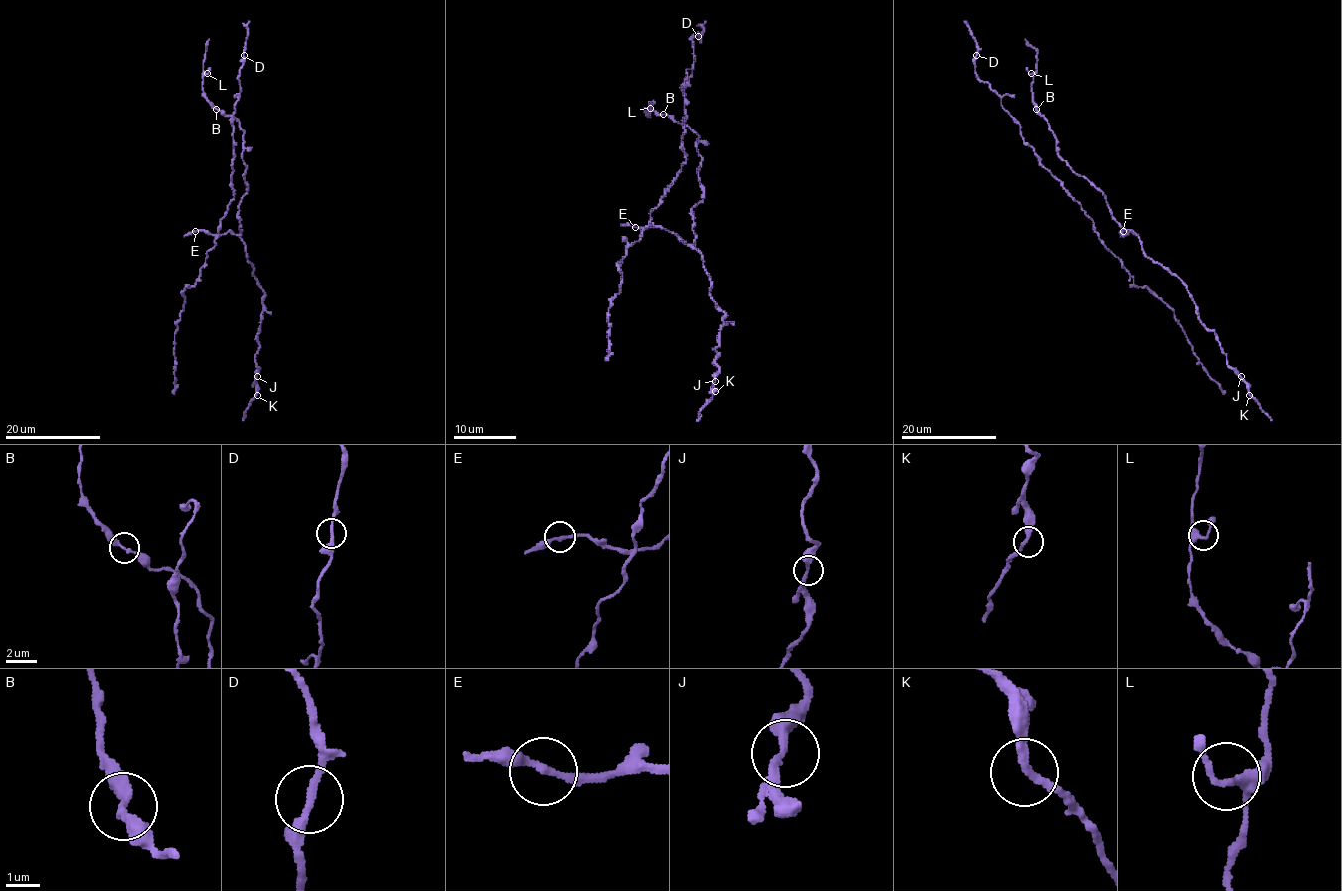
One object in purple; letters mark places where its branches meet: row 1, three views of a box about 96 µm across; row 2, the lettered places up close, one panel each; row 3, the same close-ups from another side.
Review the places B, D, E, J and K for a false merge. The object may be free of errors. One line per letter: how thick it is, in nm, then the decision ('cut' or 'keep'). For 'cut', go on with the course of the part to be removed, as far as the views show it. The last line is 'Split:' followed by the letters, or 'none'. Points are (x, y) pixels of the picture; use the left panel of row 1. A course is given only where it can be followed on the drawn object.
B: 240 nm thick; keep
D: 220 nm thick; keep
E: 220 nm thick; keep
J: 240 nm thick; keep
K: 240 nm thick; keep
Split: none

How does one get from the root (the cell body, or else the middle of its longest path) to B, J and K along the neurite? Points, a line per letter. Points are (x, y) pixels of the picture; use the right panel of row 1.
B: (1075, 172), (1058, 154), (1056, 136), (1047, 121), (1036, 109)
J: (1075, 172), (1102, 192), (1112, 216), (1138, 237), (1143, 252), (1182, 282), (1198, 319), (1241, 376)
K: (1075, 172), (1102, 192), (1112, 216), (1138, 237), (1143, 252), (1182, 282), (1249, 395)

